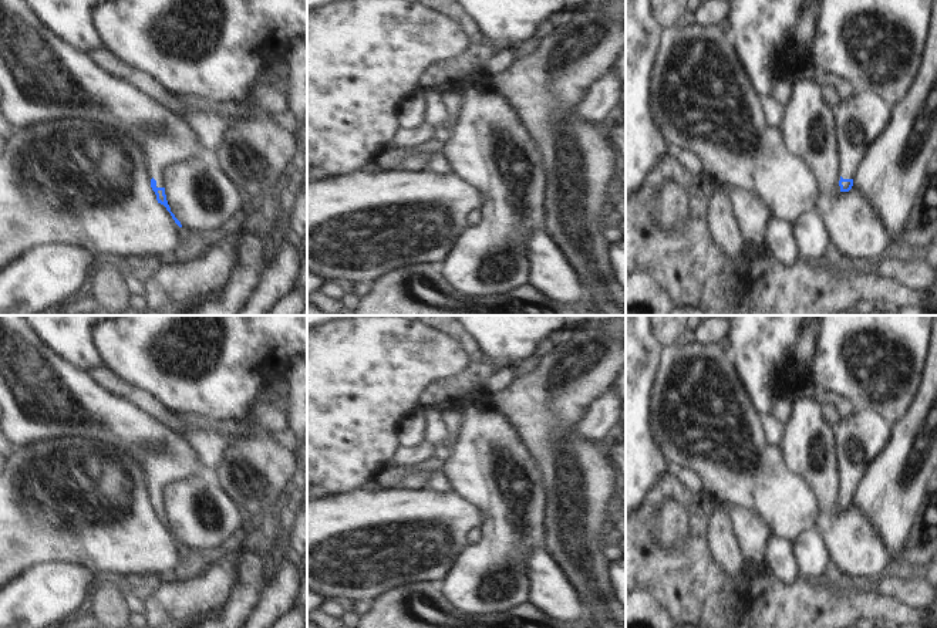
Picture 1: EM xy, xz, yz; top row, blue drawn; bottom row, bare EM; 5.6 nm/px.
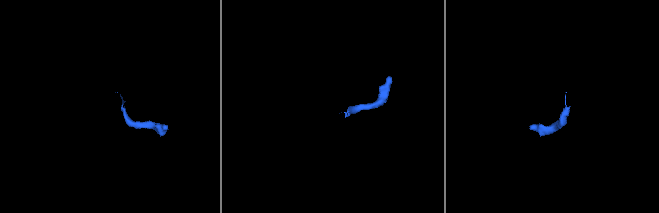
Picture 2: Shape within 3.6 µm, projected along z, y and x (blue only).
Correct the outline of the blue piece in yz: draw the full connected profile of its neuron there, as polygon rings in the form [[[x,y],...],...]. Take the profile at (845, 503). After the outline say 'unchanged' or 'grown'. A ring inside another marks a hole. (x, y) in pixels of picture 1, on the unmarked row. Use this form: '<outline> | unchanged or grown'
[[[856,409],[833,428],[842,486],[839,504],[840,510],[849,510],[864,472],[890,439],[892,425],[876,409]]] | grown

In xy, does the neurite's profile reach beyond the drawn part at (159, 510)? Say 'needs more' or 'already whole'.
needs more

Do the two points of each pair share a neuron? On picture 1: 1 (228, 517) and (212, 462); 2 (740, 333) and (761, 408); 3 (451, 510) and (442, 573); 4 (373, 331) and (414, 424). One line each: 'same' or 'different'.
1: different
2: same
3: same
4: different

